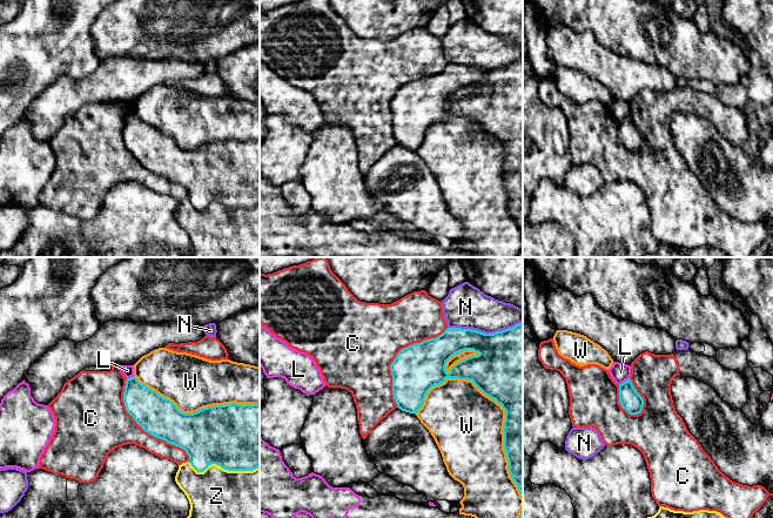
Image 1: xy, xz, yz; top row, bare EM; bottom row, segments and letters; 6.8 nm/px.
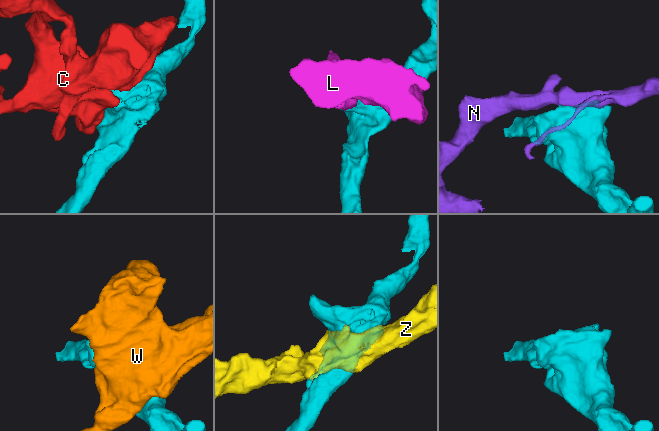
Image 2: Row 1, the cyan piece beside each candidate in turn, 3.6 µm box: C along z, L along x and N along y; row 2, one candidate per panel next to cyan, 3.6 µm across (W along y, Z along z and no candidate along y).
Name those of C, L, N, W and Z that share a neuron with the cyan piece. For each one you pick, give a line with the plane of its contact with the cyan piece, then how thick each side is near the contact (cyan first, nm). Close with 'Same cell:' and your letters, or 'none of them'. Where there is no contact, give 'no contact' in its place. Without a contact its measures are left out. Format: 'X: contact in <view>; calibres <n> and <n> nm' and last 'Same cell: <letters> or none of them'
Same cell: none of them

